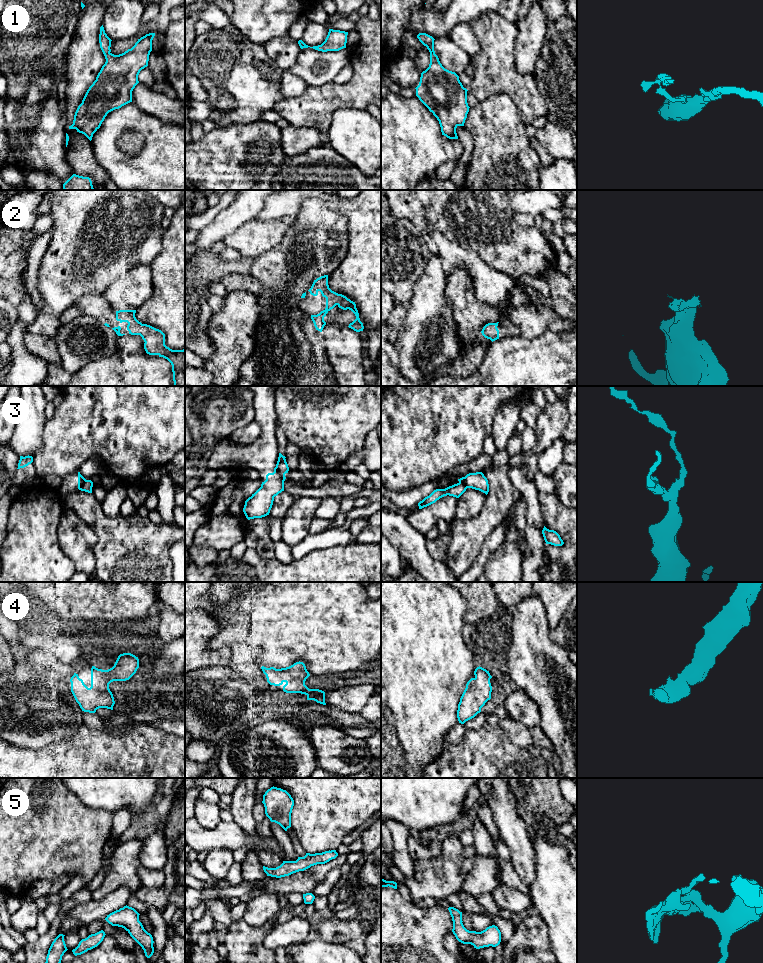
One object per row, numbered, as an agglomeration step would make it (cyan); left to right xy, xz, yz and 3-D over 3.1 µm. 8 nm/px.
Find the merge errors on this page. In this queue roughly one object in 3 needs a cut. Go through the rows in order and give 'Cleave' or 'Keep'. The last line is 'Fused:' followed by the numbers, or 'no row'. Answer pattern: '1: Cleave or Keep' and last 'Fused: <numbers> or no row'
1: Keep
2: Keep
3: Cleave
4: Keep
5: Keep
Fused: 3

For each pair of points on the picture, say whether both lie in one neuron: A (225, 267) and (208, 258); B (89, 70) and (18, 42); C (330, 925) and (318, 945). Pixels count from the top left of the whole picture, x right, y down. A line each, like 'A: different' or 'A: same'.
A: same
B: different
C: different

